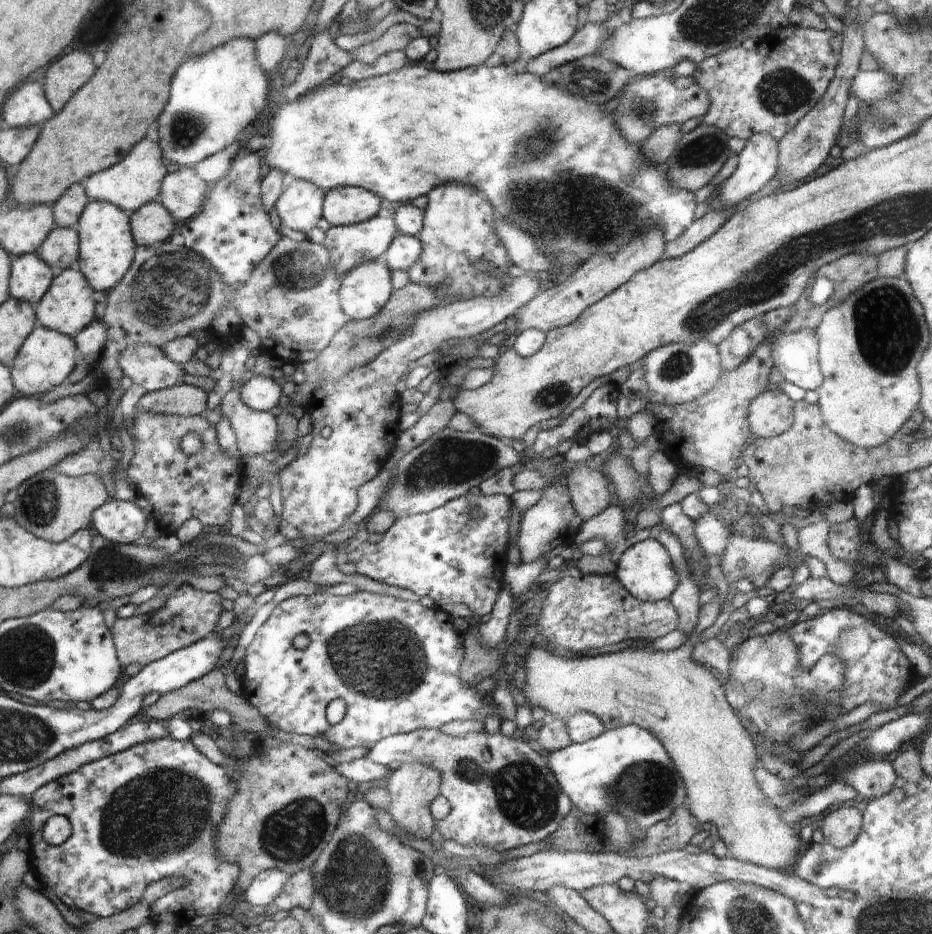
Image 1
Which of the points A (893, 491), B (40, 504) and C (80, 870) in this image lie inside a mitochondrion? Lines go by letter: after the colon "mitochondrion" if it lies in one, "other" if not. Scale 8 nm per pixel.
A: other
B: mitochondrion
C: other

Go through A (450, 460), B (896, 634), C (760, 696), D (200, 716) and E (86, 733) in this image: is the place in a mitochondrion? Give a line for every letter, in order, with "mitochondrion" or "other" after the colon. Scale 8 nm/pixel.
A: mitochondrion
B: other
C: mitochondrion
D: other
E: other

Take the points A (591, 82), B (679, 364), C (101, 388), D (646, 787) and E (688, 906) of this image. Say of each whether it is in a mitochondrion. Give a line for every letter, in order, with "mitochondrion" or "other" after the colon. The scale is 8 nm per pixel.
A: mitochondrion
B: mitochondrion
C: other
D: mitochondrion
E: other

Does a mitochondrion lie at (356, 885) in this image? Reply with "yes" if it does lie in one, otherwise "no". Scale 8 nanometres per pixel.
yes

